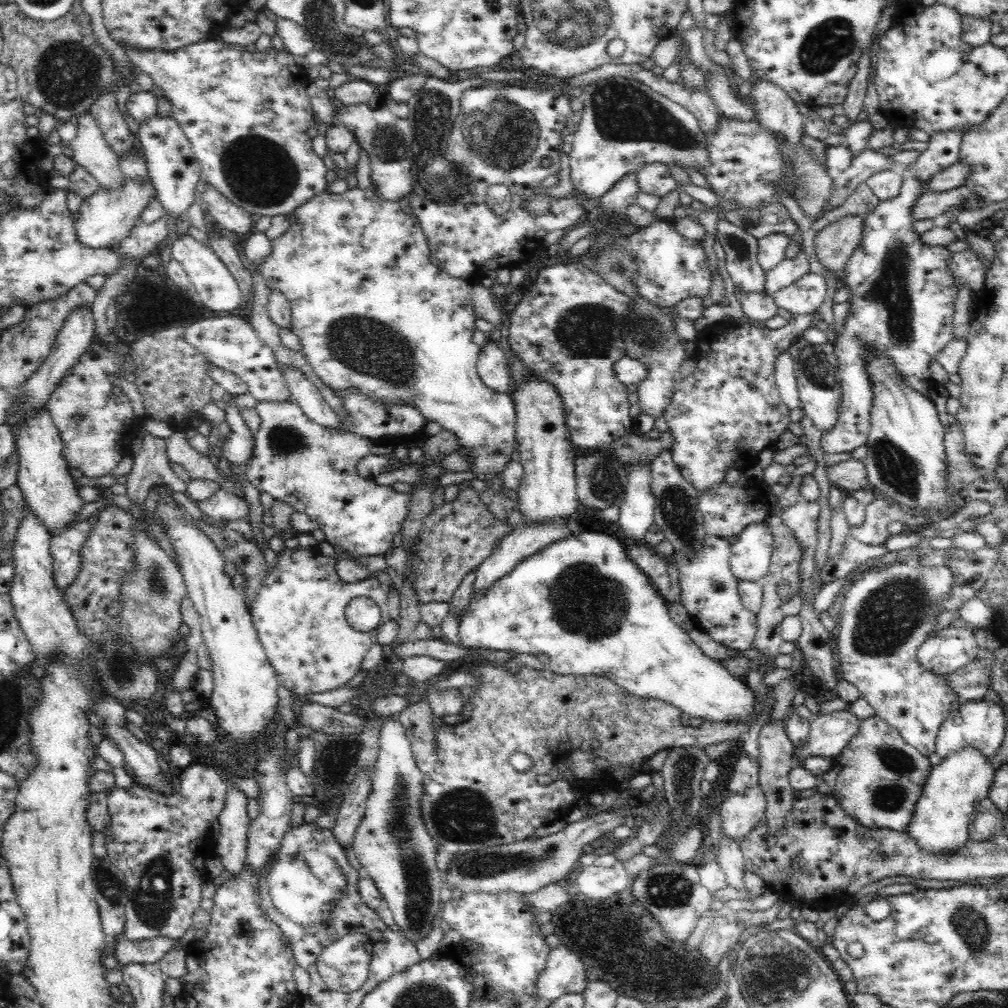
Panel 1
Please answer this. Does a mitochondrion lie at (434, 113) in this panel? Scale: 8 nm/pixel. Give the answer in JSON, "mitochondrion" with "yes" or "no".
{"mitochondrion":"yes"}

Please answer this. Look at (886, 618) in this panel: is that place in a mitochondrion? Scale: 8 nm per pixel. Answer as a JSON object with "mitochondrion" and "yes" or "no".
{"mitochondrion":"yes"}

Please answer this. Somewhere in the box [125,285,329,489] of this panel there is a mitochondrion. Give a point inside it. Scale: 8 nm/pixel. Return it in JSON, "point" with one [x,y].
{"point":[284,440]}

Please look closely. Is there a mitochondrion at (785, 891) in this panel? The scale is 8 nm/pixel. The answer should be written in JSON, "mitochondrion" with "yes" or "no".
{"mitochondrion":"no"}

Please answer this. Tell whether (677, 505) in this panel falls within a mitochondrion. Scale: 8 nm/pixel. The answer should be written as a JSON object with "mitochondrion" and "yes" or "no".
{"mitochondrion":"yes"}

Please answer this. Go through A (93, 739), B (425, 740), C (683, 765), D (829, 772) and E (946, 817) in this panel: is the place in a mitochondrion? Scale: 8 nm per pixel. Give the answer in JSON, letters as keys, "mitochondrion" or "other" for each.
{"A":"other","B":"other","C":"mitochondrion","D":"other","E":"other"}

